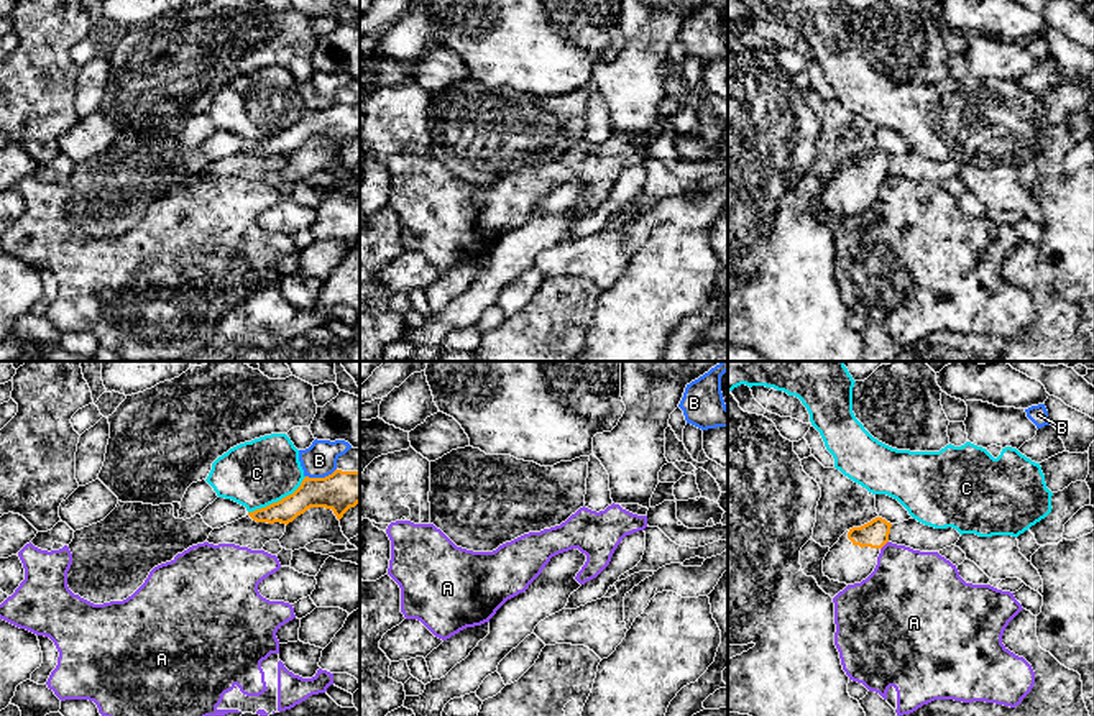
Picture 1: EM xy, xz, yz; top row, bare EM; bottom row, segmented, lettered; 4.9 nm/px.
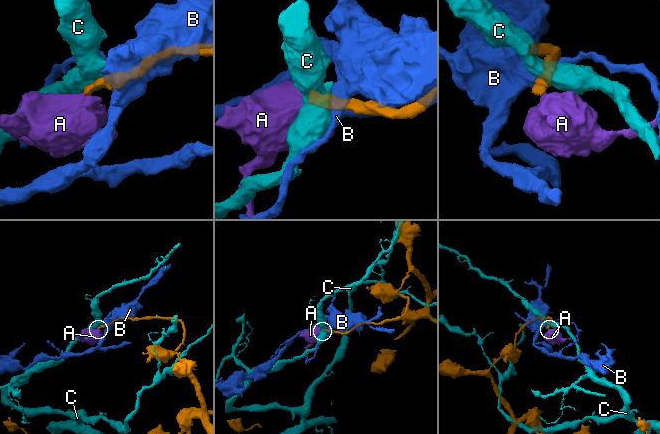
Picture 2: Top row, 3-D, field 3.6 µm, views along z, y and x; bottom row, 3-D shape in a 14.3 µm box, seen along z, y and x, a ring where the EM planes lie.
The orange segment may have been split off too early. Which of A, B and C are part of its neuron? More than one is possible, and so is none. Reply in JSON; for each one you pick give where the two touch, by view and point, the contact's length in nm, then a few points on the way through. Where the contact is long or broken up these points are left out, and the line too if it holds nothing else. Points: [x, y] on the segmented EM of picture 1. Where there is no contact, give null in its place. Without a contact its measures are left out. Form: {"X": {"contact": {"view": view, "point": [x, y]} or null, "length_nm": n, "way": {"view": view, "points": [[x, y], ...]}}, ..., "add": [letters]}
{"add": []}

